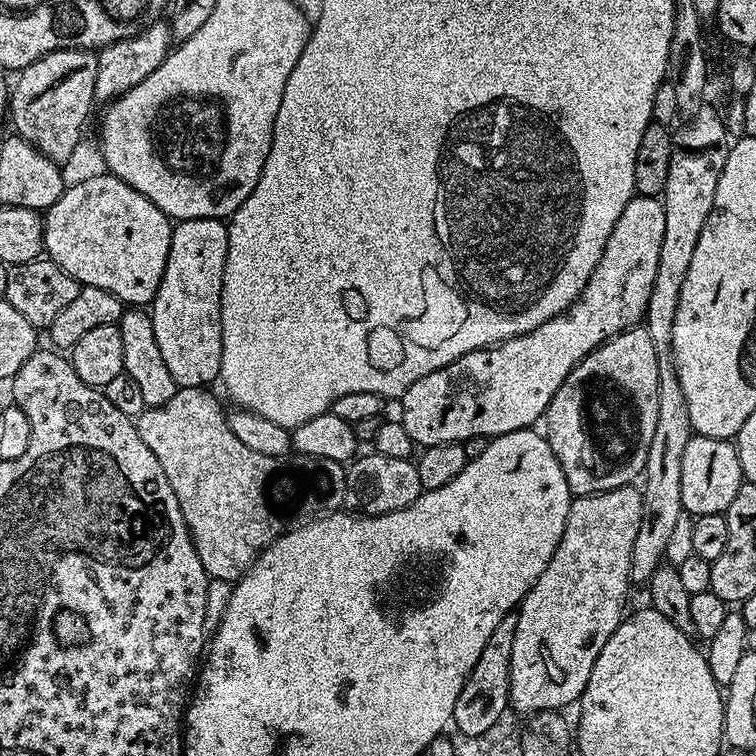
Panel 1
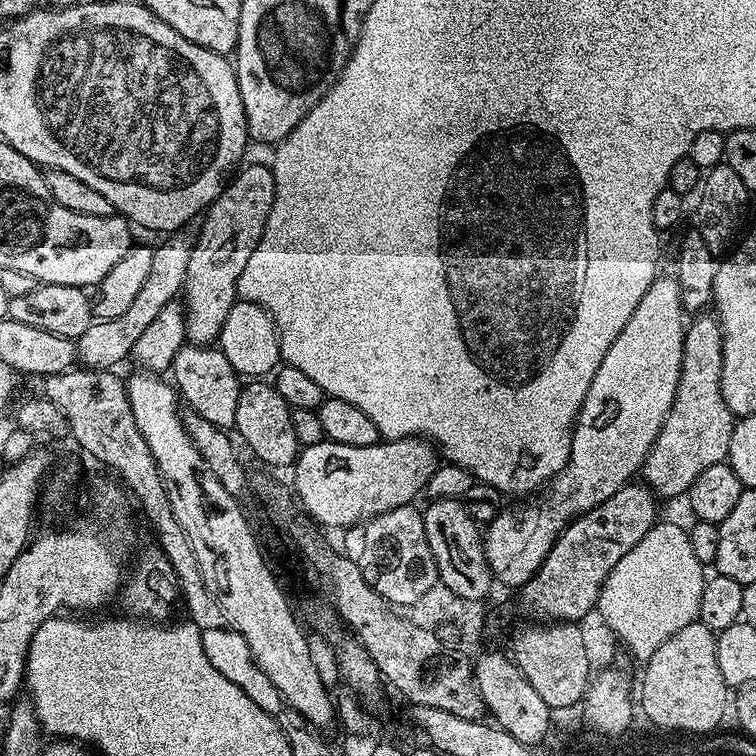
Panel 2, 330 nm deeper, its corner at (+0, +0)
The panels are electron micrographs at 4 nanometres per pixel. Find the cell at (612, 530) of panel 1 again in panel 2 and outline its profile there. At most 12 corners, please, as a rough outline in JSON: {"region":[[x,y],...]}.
{"region":[[715,315],[687,325],[676,401],[644,459],[657,497],[727,461]]}

